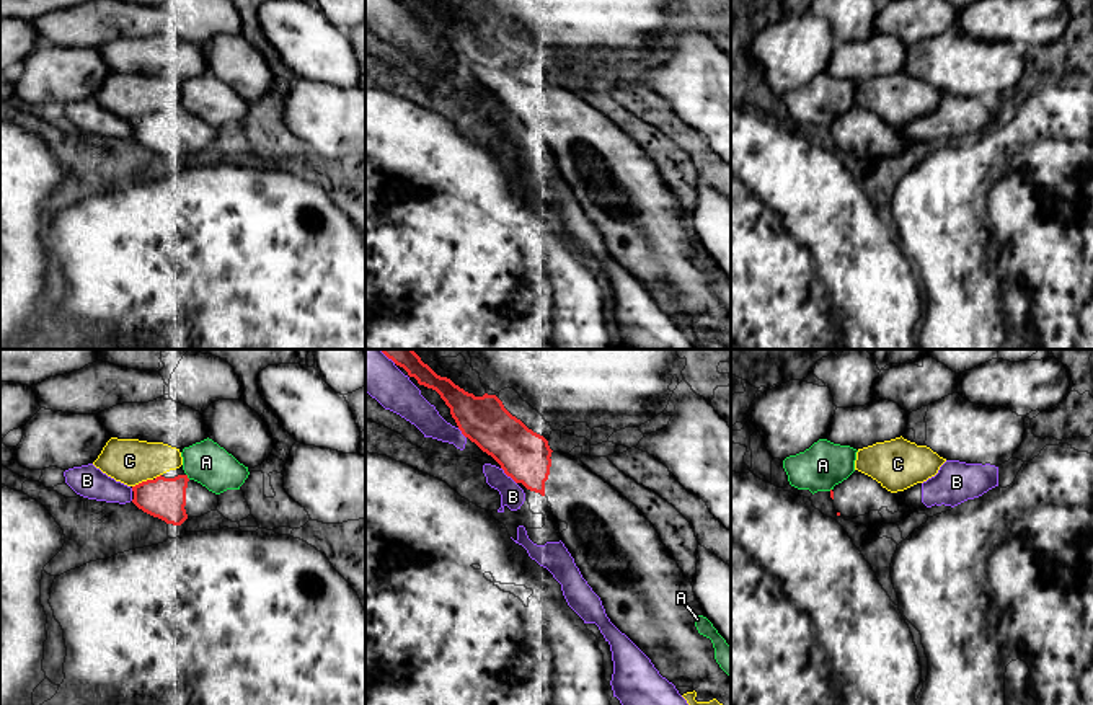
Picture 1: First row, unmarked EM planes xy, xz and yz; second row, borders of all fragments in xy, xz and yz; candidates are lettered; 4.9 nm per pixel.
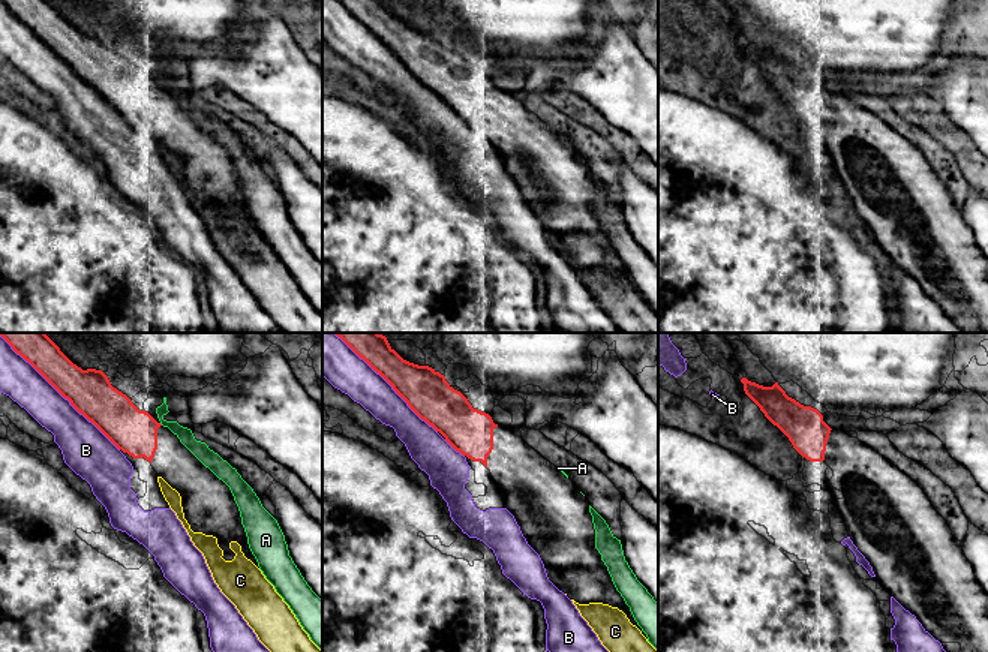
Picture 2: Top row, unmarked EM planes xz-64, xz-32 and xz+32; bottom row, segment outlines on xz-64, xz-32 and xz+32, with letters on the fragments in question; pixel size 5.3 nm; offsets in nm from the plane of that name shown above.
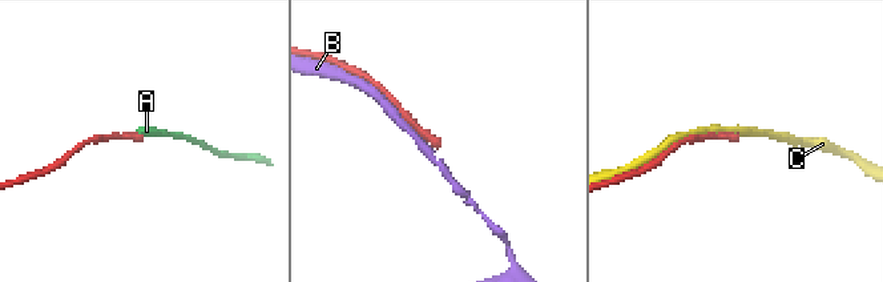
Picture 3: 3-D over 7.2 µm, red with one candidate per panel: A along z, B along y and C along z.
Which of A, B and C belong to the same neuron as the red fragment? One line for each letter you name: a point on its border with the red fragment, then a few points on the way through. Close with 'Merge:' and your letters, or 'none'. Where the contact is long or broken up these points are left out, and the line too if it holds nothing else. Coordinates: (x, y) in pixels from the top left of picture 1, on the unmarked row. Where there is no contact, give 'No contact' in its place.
Merge: none

